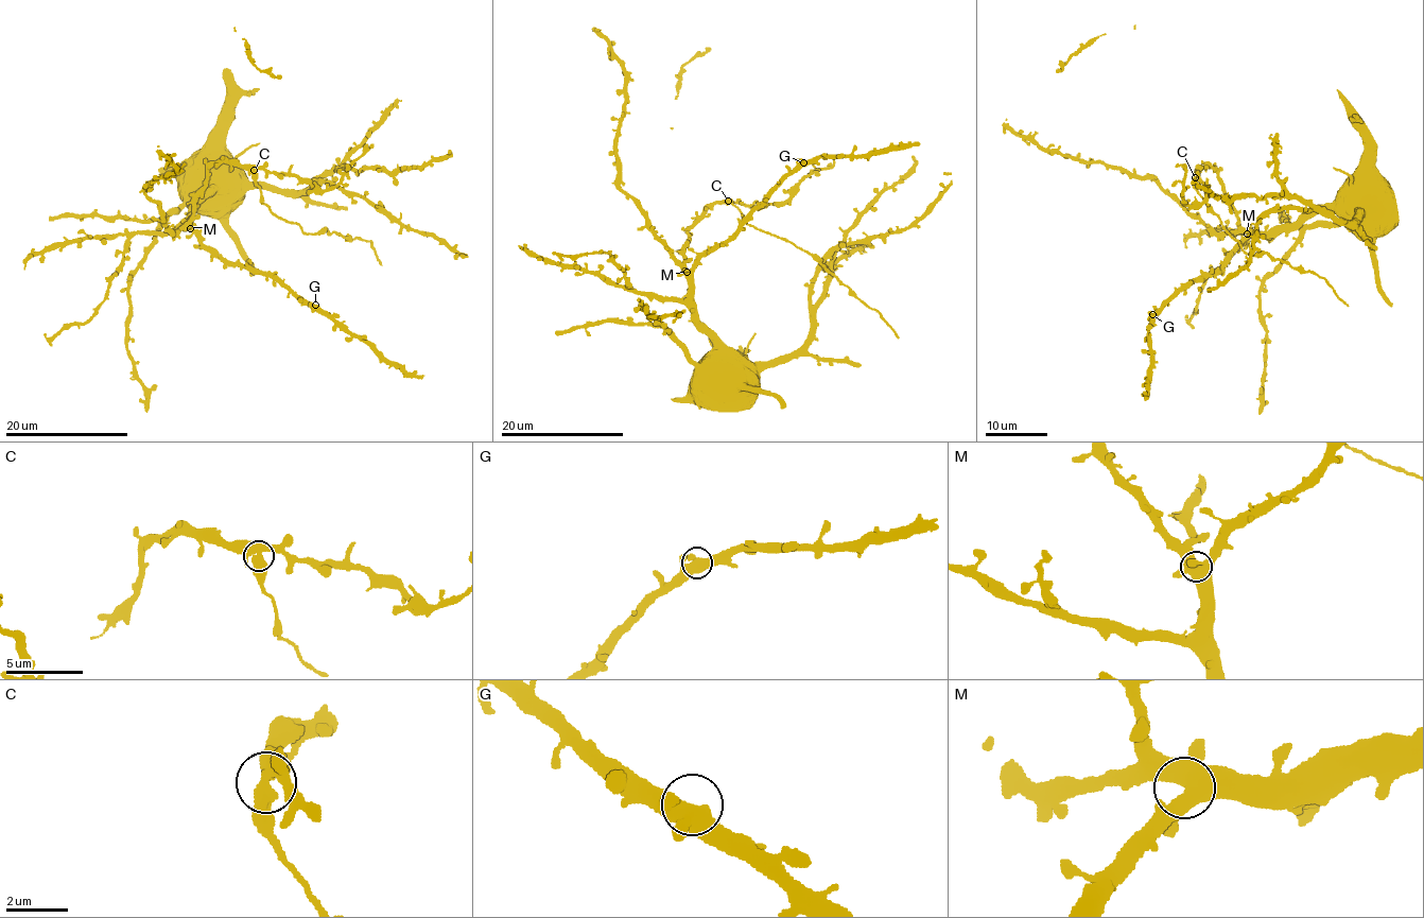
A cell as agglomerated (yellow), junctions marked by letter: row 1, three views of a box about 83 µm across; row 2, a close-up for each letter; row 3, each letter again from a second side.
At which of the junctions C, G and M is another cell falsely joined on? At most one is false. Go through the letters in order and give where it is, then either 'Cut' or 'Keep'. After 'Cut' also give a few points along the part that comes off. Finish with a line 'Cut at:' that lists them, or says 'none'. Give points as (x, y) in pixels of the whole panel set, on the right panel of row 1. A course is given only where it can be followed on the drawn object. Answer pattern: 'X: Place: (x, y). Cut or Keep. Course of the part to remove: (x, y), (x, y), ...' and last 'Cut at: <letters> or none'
C: Place: (1195, 177). Cut. Course of the part to remove: (1195, 177), (1195, 188), (1246, 252), (1268, 253), (1294, 267), (1321, 276), (1349, 306)
G: Place: (1152, 314). Keep
M: Place: (1247, 234). Keep
Cut at: C

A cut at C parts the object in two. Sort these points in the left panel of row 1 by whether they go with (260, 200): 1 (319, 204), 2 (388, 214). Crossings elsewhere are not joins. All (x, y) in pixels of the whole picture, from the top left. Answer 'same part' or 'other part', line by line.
1: other part
2: other part

